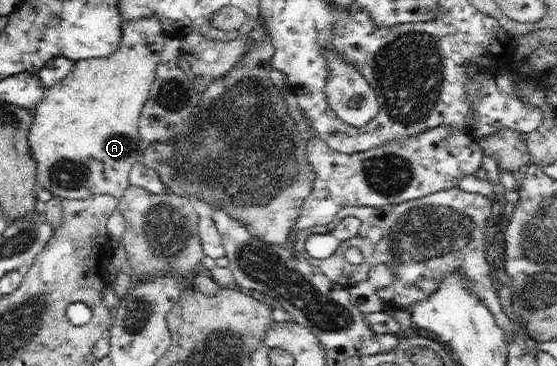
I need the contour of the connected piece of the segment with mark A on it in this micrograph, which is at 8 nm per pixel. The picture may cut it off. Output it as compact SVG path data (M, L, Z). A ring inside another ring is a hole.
M143 17L137 20L124 20L123 28L121 29L121 40L120 45L117 45L116 51L111 53L108 57L101 58L88 58L83 60L78 60L70 73L62 81L55 83L52 87L44 90L43 98L40 103L34 107L36 110L36 115L33 117L32 125L28 131L28 144L30 144L30 152L32 156L36 158L36 185L44 187L46 190L50 191L53 196L58 196L60 199L77 199L84 200L94 194L110 194L116 198L120 198L124 191L128 189L131 185L129 182L129 173L133 168L133 165L141 161L142 154L146 145L144 141L138 135L138 121L141 117L142 107L144 103L148 100L150 87L152 87L152 81L154 81L156 73L156 65L160 61L160 52L164 45L165 38L168 37L168 33L162 28L160 20L156 17Z

